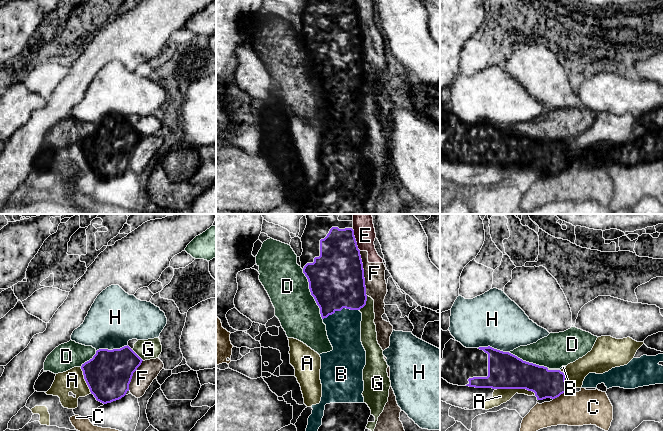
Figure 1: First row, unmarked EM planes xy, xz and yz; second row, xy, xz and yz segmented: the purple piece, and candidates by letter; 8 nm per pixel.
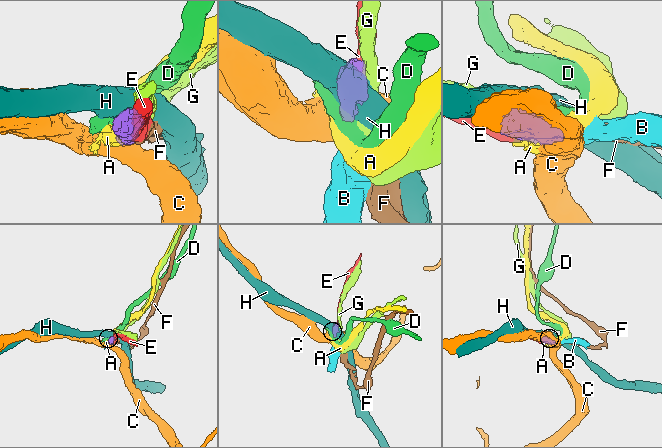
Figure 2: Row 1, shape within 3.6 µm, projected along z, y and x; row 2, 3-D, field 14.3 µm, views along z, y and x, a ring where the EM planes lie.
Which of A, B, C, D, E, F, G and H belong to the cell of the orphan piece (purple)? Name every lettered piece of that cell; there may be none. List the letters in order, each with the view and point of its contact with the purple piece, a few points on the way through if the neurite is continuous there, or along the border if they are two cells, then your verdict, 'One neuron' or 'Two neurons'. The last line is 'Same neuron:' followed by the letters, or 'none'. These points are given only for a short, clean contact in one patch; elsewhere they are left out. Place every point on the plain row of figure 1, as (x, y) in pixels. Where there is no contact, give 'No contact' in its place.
A: Touches purple at yz (517, 164). Two neurons
B: Touches purple at xz (340, 86). One neuron
C: Touches purple at yz (561, 169). Boundary: yz (570, 165), (553, 175). Two neurons
D: Touches purple at xz (311, 70). Boundary: xz (302, 45), (308, 58), (310, 70), (319, 84), (322, 95). Two neurons
E: Touches purple at xz (355, 16). Boundary: xz (352, 5), (357, 23), (360, 26). Two neurons
F: Touches purple at xz (363, 49). Two neurons
G: Touches purple at xz (365, 79). Two neurons
H: Touches purple at xy (111, 126). Two neurons
Same neuron: B

